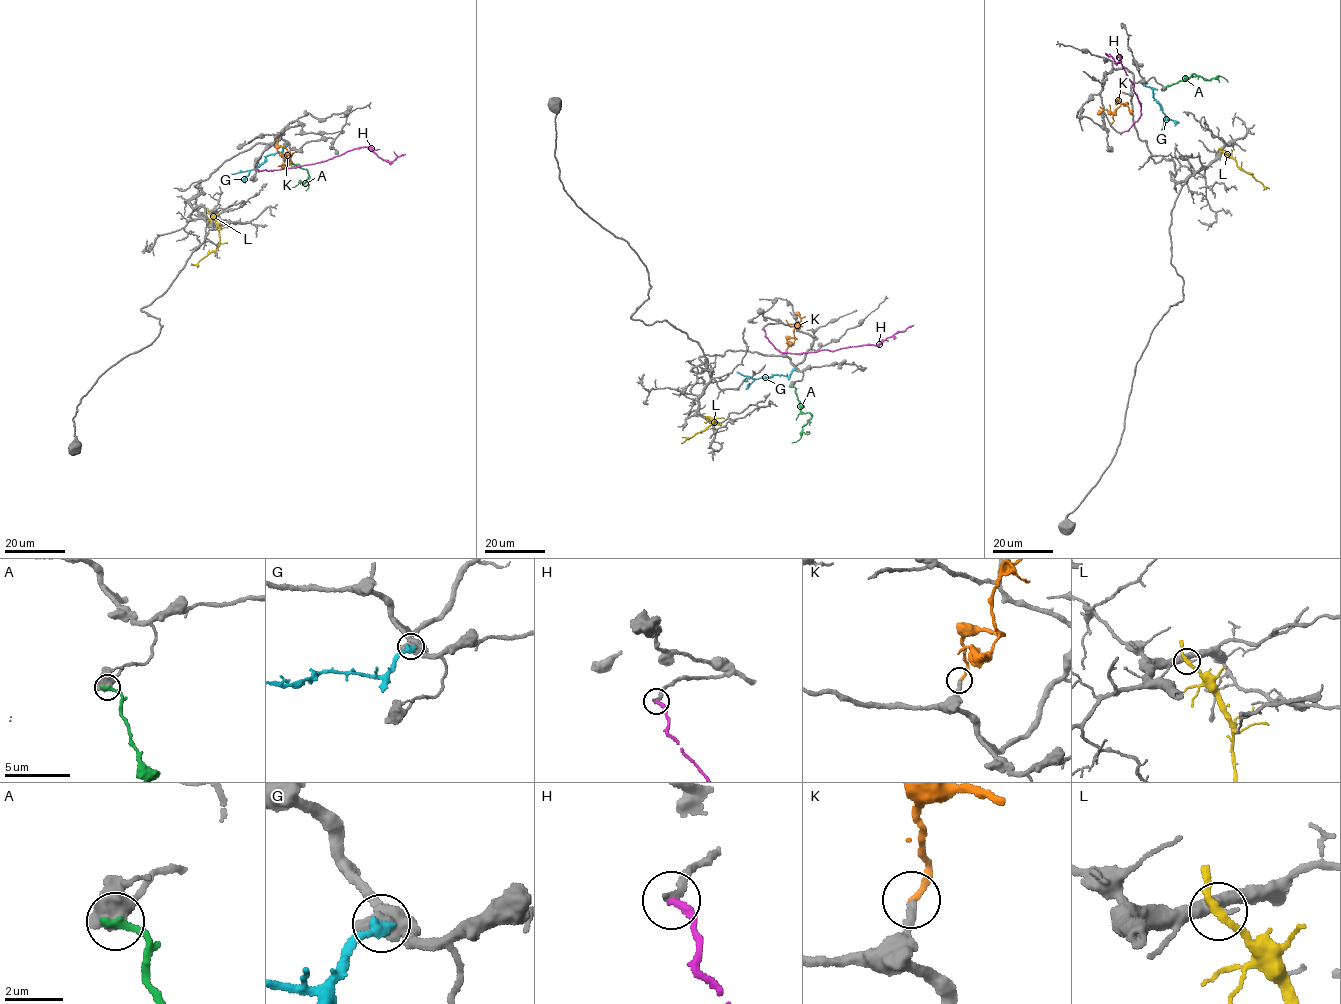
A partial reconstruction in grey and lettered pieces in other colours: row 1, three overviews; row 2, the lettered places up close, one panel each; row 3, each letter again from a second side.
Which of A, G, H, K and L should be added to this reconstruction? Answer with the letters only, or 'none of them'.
K

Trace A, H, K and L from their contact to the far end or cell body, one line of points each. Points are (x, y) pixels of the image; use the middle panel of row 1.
A: (792, 386), (802, 412), (810, 414), (811, 418), (802, 428), (800, 438), (792, 443)
H: (763, 329), (777, 349), (795, 353), (877, 345), (914, 326)
K: (786, 349), (788, 338), (796, 338), (794, 329), (801, 319), (796, 311)
L: (707, 417), (715, 422), (681, 443)

